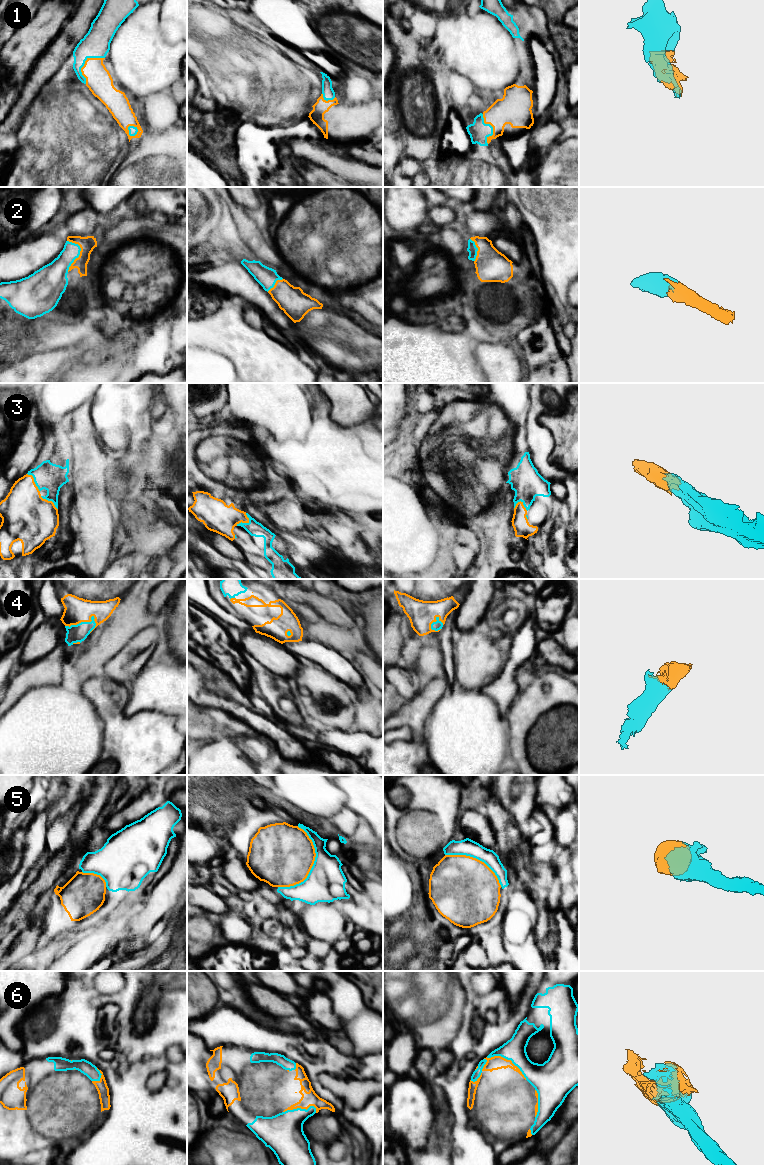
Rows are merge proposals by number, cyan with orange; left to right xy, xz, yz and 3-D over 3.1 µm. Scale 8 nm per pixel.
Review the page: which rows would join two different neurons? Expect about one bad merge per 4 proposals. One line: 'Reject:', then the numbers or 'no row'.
Reject: no row

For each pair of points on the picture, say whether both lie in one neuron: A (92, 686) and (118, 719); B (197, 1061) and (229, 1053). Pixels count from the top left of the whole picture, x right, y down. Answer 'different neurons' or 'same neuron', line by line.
A: same neuron
B: different neurons

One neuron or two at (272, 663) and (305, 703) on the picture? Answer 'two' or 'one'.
two

